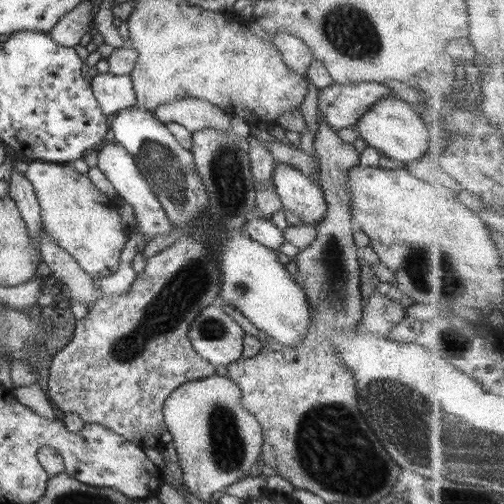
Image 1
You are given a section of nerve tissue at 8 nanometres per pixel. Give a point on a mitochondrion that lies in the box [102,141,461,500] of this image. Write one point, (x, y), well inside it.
(331, 442)

